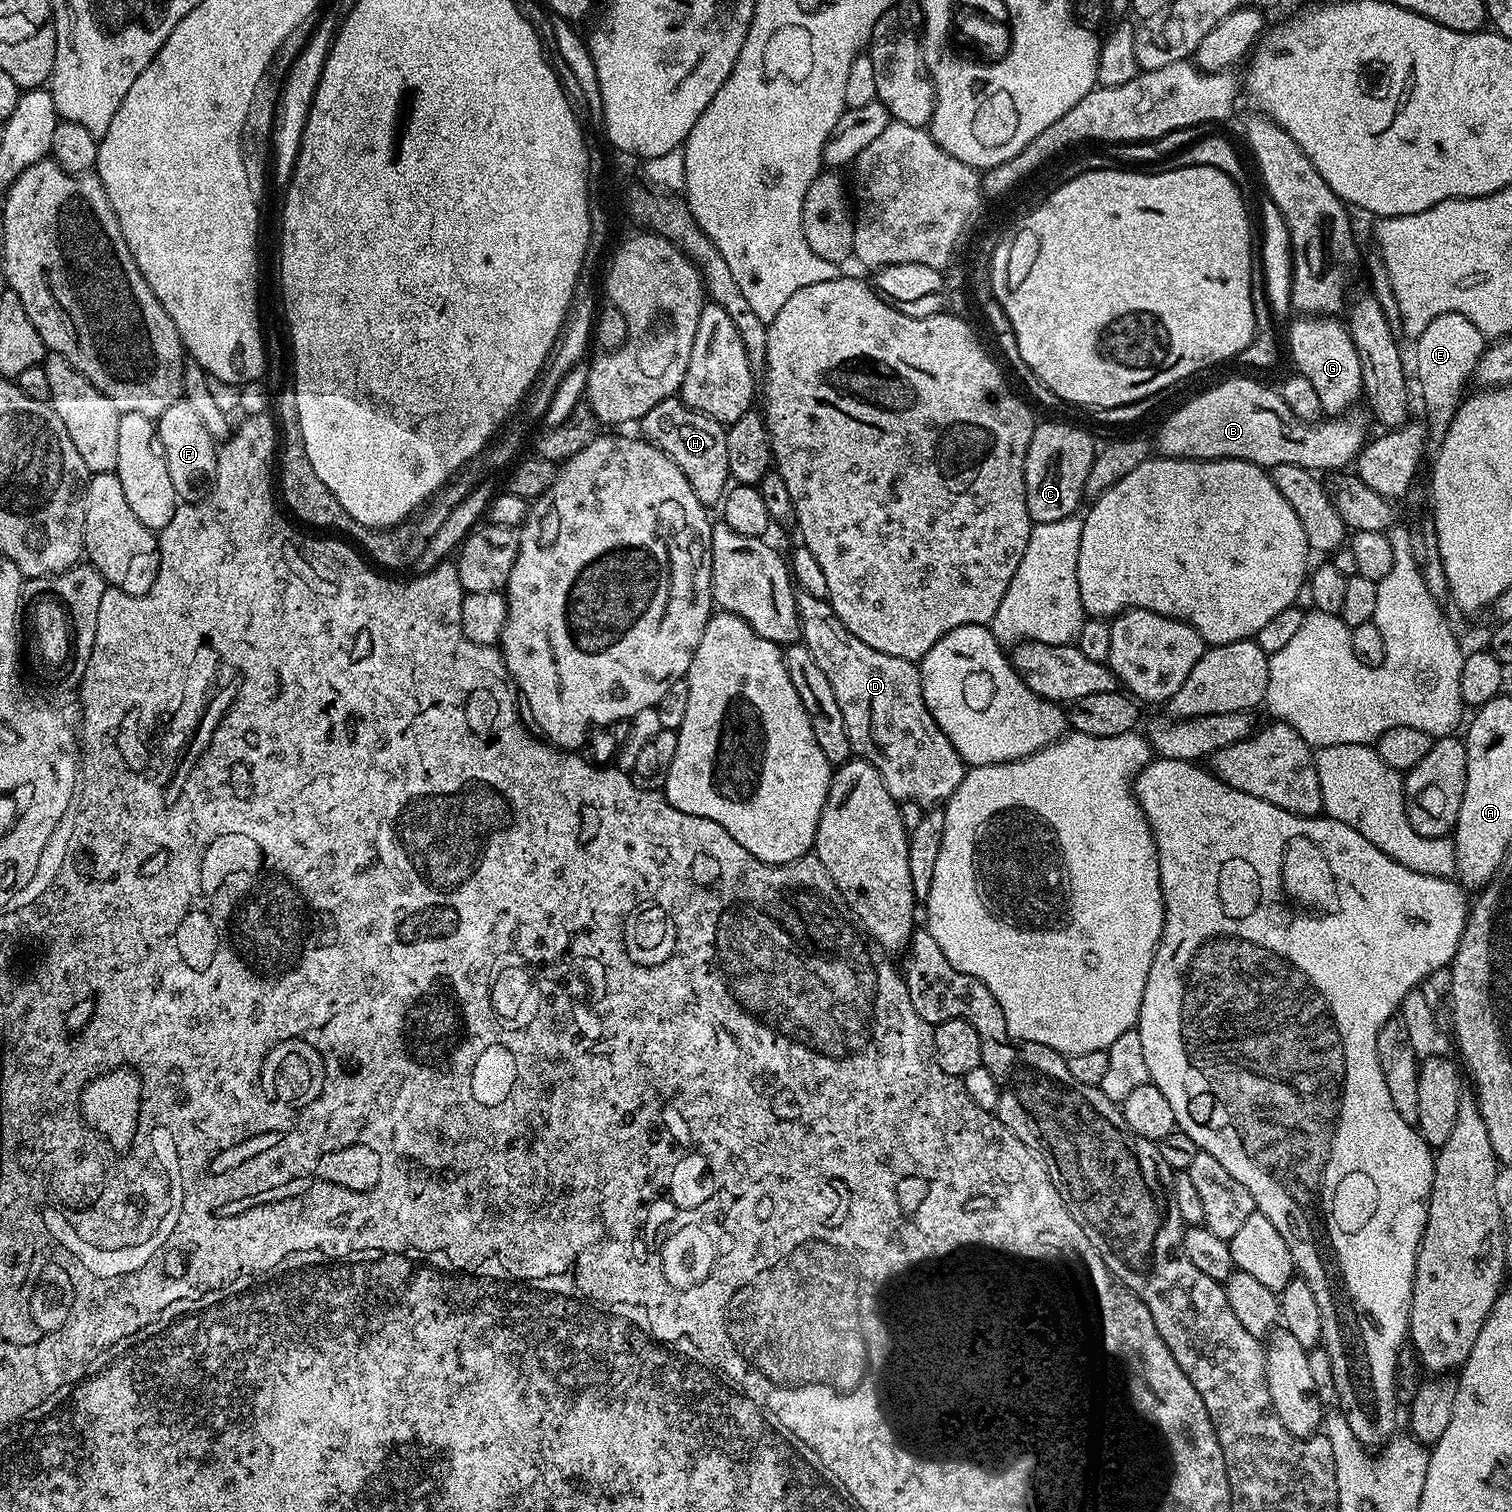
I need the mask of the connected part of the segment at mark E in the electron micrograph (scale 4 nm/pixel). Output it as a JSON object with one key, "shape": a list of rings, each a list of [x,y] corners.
{"shape":[[[1442,314],[1438,318],[1434,318],[1434,322],[1430,322],[1430,326],[1426,326],[1426,330],[1422,330],[1422,334],[1415,337],[1416,344],[1416,376],[1414,372],[1414,380],[1420,383],[1420,392],[1424,395],[1424,408],[1428,411],[1427,423],[1433,424],[1437,430],[1443,430],[1448,427],[1452,421],[1452,413],[1460,407],[1462,403],[1462,395],[1460,391],[1464,388],[1464,383],[1470,380],[1475,373],[1480,355],[1484,353],[1486,347],[1486,338],[1478,330],[1478,326],[1474,326],[1474,322],[1470,322],[1470,318],[1466,318],[1462,314]]]}

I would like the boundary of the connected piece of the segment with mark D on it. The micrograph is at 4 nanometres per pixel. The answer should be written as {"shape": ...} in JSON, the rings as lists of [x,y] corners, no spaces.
{"shape":[[[800,590],[796,609],[802,643],[834,686],[834,698],[838,698],[852,745],[864,747],[863,755],[880,769],[886,790],[896,801],[943,805],[958,790],[966,765],[926,706],[919,667],[906,658],[894,658],[866,646],[862,638],[854,638],[827,600]]]}

